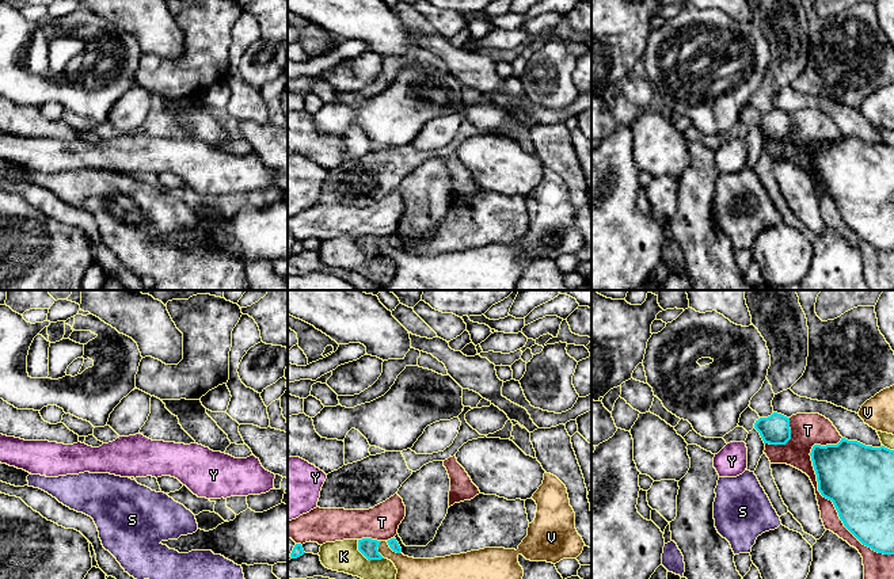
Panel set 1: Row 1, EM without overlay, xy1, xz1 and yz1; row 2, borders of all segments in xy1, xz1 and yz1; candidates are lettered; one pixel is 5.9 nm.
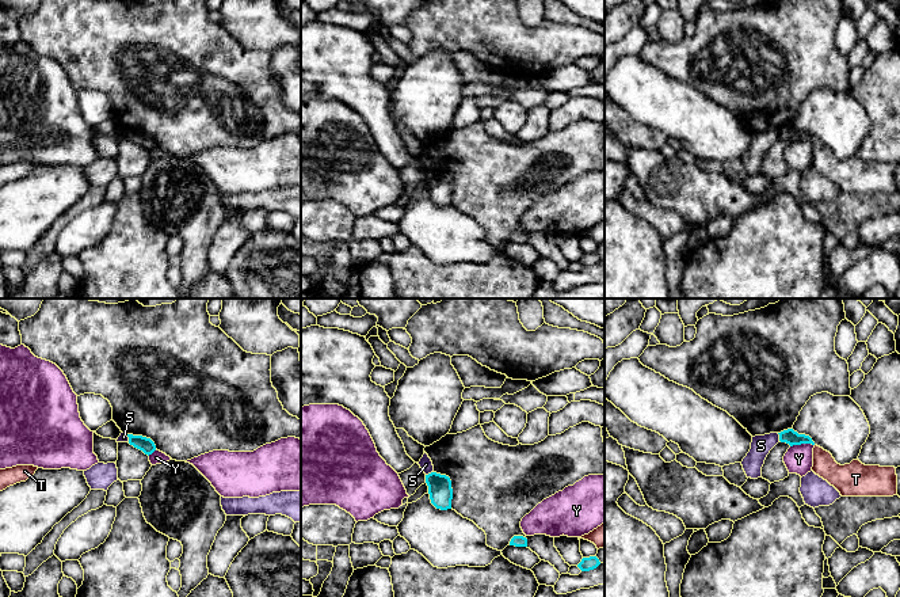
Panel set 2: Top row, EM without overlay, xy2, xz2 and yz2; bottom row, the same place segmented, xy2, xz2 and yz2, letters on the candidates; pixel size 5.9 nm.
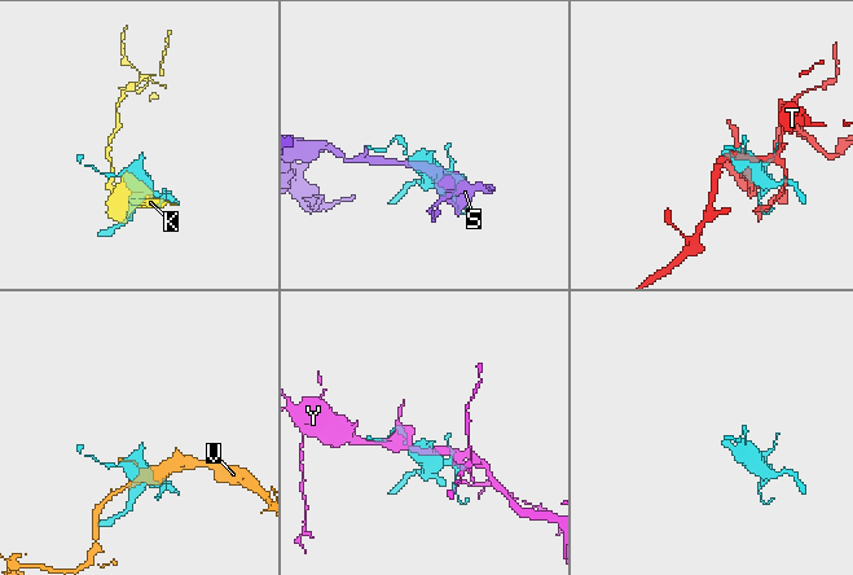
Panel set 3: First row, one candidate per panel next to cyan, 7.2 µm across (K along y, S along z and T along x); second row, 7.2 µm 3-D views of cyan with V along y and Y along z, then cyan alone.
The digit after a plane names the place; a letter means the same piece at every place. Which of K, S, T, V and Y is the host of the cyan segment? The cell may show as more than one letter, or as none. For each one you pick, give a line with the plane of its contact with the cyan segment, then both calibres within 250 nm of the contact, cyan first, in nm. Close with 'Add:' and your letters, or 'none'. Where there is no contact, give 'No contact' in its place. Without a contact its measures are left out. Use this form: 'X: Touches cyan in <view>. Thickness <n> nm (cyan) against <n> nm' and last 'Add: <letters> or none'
Add: none

